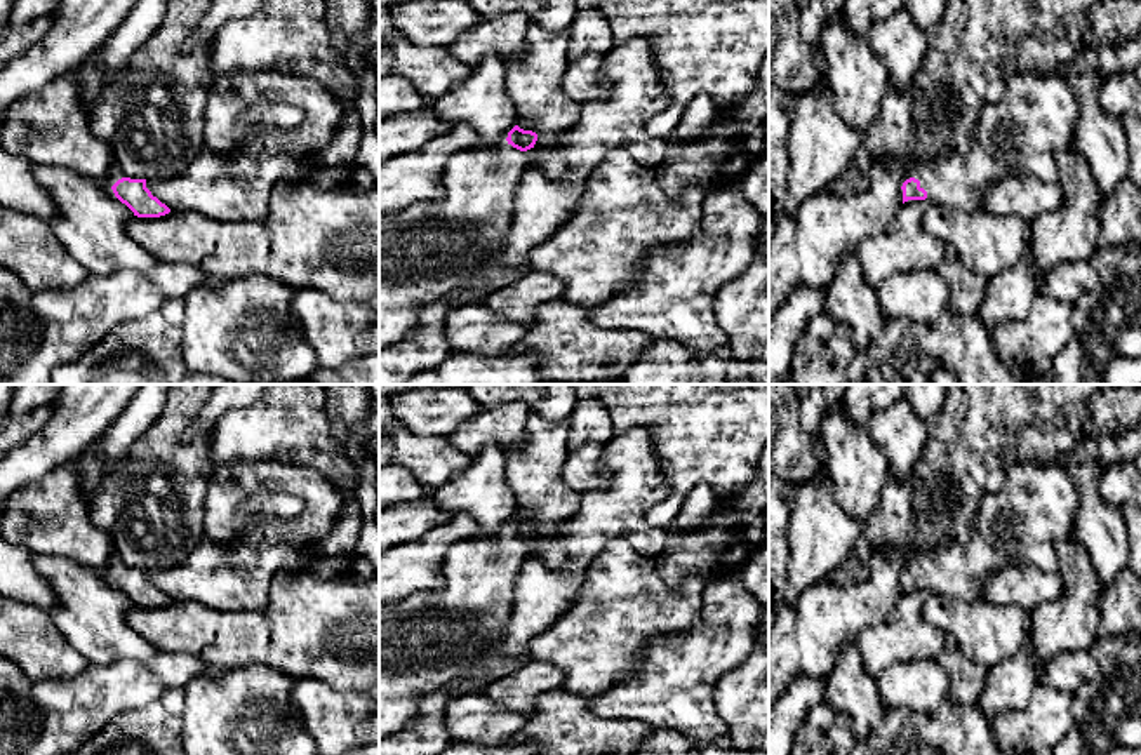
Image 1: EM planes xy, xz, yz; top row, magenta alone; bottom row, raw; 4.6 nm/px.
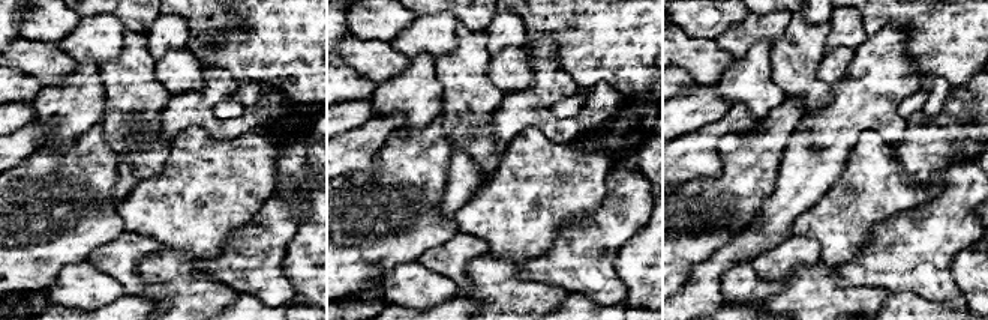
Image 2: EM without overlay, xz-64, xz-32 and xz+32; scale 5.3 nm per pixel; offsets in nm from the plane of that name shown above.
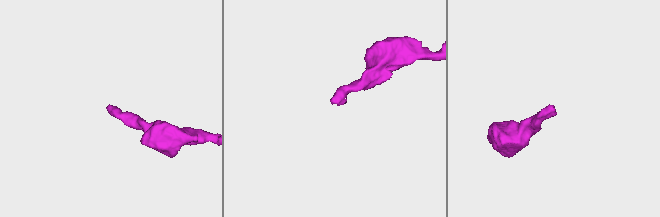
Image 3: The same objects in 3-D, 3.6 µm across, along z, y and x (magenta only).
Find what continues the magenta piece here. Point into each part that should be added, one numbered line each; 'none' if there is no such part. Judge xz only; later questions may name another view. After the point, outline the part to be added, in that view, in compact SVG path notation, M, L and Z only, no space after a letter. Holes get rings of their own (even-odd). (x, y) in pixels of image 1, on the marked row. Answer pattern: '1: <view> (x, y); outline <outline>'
1: xz (428, 251); outline M503 141L492 148L454 153L444 169L444 197L433 202L416 202L404 209L379 214L379 350L405 339L419 322L421 310L449 297L456 310L482 303L487 294L513 284L529 266L506 266L501 257L501 240L513 223L515 195L527 160L524 151Z

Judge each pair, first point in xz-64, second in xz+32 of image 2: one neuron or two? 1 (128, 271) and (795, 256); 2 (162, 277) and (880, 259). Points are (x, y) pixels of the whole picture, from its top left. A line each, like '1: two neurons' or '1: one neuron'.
1: one neuron
2: two neurons

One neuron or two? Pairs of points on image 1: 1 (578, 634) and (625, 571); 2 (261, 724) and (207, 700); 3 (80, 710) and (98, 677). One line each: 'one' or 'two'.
1: one
2: one
3: one

